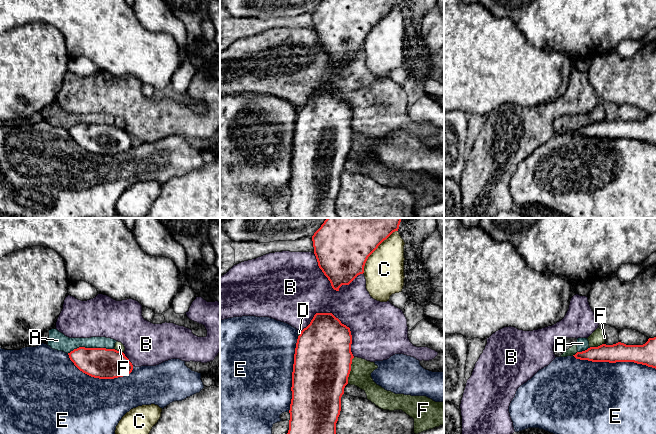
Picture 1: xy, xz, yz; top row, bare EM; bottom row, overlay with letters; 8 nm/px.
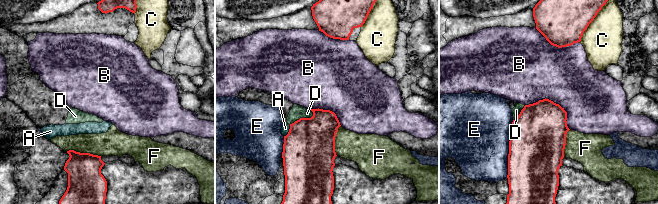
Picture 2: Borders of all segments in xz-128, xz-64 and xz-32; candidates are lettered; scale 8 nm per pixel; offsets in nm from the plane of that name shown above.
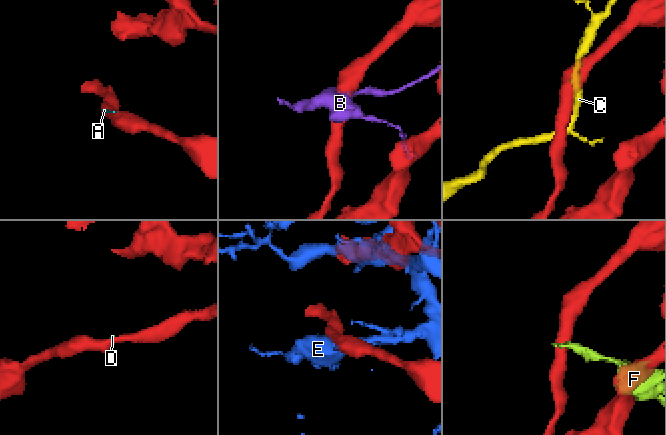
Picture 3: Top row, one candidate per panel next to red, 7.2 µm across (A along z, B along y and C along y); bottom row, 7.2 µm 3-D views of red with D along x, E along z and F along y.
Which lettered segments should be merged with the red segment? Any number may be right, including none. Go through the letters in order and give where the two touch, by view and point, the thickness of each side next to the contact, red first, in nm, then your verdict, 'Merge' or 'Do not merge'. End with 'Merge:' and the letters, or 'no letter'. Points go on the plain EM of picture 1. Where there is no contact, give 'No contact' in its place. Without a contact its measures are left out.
A: Touches red at xy (90, 124). Thickness 240 nm (red) against 140 nm. Do not merge
B: Touches red at xz (338, 95). Thickness 420 nm (red) against 340 nm. Do not merge
C: Touches red at xz (375, 25). Thickness 400 nm (red) against 320 nm. Do not merge
D: Touches red at yz (575, 130). Thickness 140 nm (red) against 70 nm. Do not merge
E: Touches red at yz (614, 138). Thickness 160 nm (red) against 500 nm. Do not merge
F: Touches red at xz (350, 146). Thickness 460 nm (red) against 180 nm. Do not merge
Merge: no letter

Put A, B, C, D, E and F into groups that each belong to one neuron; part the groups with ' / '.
A D F / B / C / E

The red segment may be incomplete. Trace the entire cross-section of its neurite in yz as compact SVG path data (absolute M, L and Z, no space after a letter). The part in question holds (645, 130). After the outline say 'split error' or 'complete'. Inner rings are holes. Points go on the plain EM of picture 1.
M656 113L649 114L643 121L626 121L618 118L590 123L573 131L576 135L592 138L634 138L656 145Z; complete

